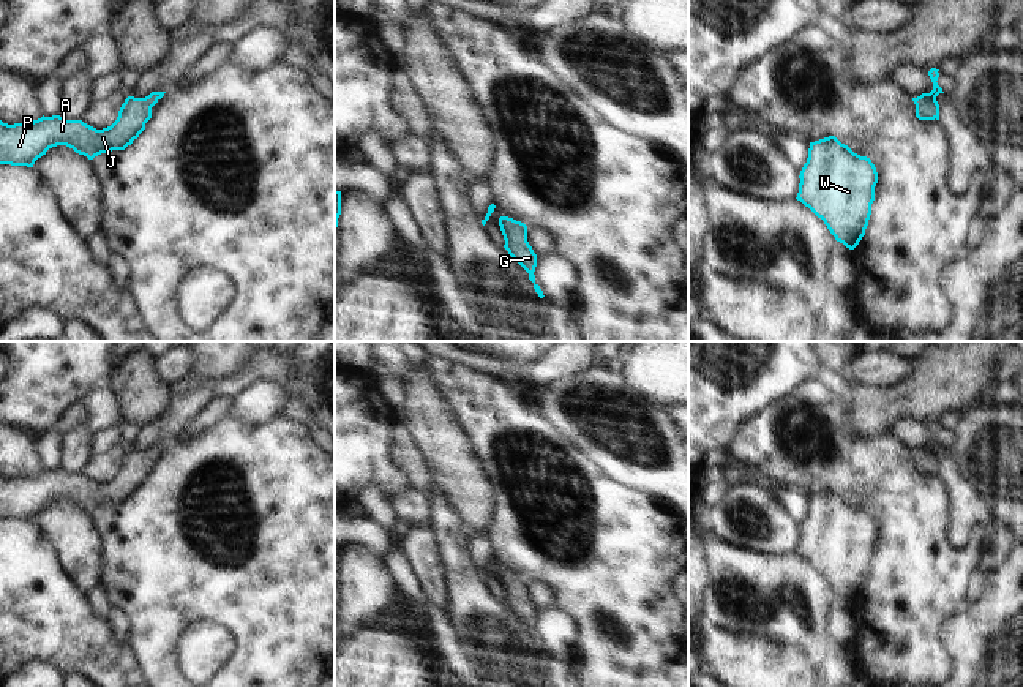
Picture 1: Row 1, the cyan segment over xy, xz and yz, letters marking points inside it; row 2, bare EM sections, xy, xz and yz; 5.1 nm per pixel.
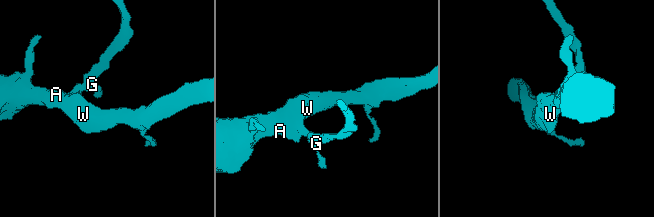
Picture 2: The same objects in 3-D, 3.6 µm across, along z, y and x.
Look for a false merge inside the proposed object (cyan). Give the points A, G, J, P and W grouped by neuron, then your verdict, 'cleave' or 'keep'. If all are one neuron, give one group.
groups A G J P W; keep

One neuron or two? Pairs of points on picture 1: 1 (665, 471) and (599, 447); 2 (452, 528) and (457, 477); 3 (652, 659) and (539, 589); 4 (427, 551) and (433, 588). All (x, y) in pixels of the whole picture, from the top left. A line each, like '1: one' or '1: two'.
1: one
2: two
3: two
4: one

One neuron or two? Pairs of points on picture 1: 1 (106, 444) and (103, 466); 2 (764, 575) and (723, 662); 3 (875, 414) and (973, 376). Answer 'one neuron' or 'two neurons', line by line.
1: one neuron
2: two neurons
3: one neuron

